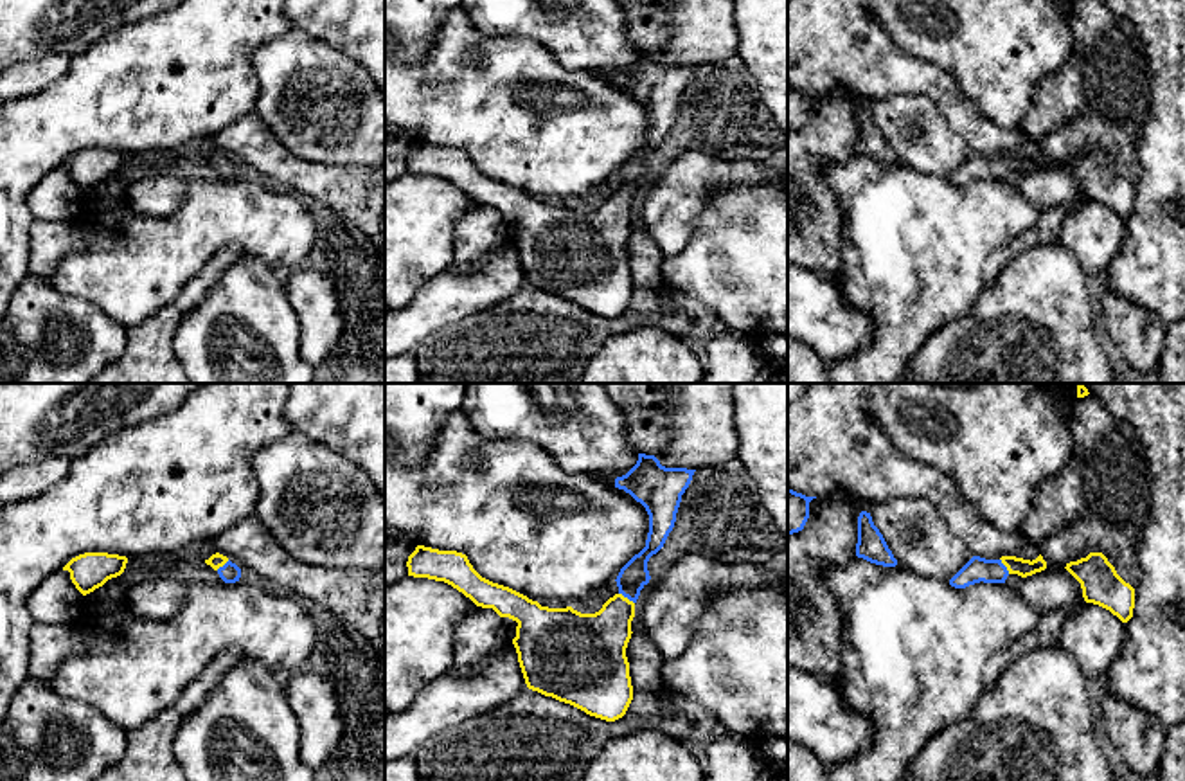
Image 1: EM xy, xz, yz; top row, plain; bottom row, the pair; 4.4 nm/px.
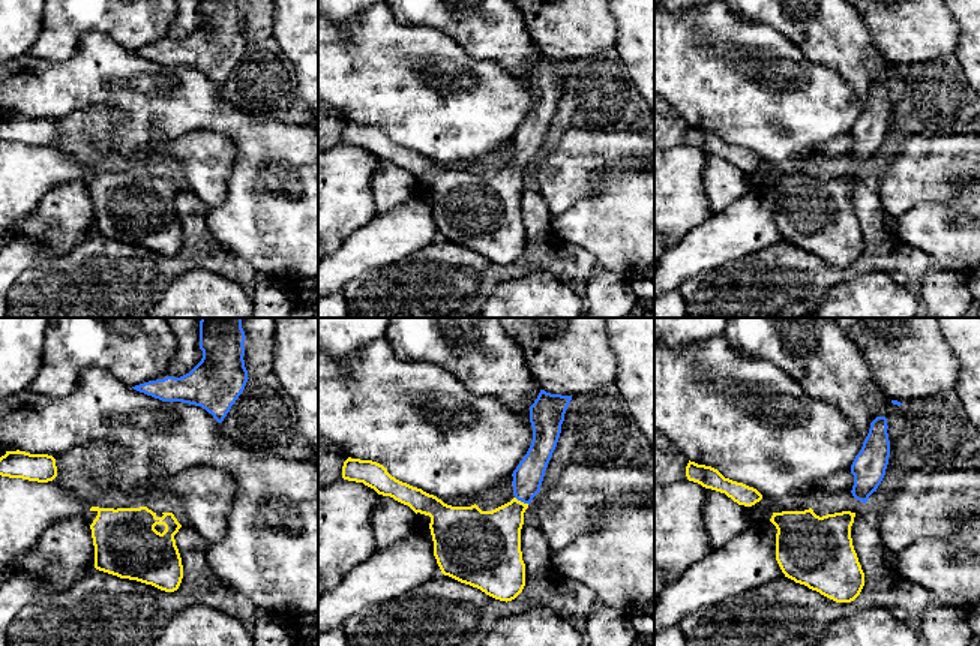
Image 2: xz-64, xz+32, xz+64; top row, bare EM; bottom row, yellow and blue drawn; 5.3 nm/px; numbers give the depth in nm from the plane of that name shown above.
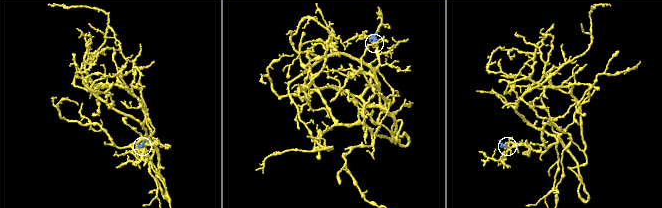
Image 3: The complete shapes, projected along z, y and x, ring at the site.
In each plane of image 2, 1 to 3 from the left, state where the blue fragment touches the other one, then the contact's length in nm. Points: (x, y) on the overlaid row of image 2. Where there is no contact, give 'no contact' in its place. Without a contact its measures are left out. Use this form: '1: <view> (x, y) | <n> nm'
1: no contact
2: xz+32 (523, 502) | 90 nm
3: no contact

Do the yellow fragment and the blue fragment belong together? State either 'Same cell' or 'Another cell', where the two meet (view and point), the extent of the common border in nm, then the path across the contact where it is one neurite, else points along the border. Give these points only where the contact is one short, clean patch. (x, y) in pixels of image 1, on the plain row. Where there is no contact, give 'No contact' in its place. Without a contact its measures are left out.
Same cell. Touches yellow at xz (626, 195). Shared border 90 nm. Path across: xz (596, 242), (610, 225), (626, 195), (632, 175)

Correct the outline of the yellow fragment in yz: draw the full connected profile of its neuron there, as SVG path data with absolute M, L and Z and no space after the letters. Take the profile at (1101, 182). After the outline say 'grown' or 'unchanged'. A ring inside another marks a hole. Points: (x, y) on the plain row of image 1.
M1090 149L1065 166L1081 180L1086 200L1109 207L1122 220L1133 214L1135 185L1117 171L1102 149Z | unchanged

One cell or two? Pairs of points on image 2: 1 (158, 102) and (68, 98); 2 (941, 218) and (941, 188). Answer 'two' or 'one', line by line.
1: one
2: two

